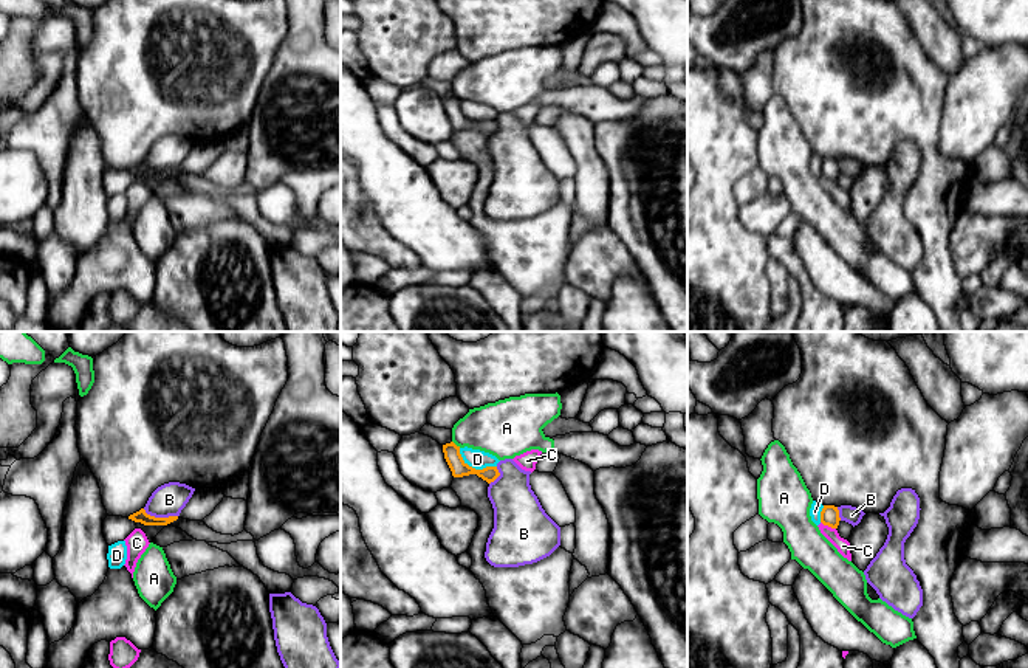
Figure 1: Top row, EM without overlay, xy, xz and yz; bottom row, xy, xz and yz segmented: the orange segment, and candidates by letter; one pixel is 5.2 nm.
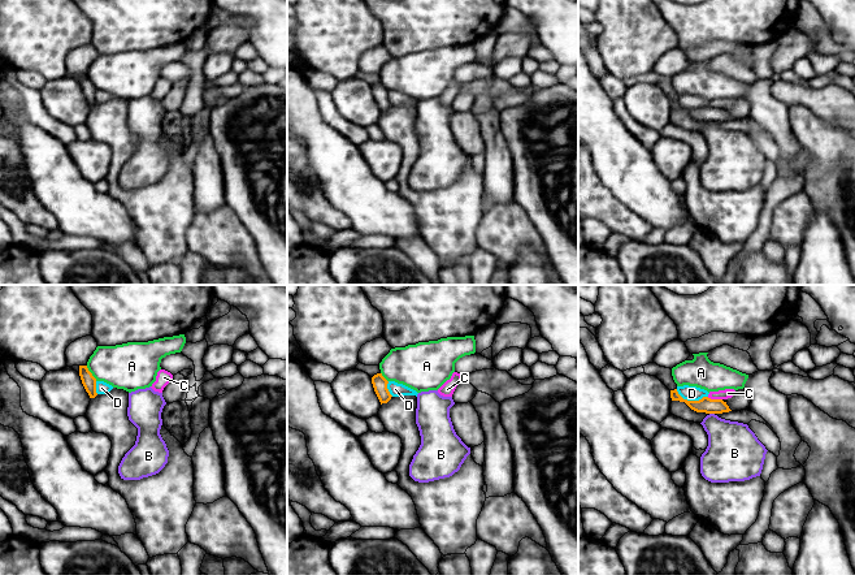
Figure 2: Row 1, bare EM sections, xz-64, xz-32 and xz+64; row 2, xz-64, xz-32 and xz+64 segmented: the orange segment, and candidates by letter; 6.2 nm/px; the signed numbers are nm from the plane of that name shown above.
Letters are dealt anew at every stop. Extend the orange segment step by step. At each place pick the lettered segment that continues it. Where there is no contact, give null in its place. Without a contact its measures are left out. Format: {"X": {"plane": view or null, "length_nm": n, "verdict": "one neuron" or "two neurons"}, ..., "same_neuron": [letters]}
{"A": {"plane": "xz", "length_nm": 60, "verdict": "two neurons"}, "B": {"plane": "xy", "length_nm": 190, "verdict": "two neurons"}, "C": {"plane": "yz", "length_nm": 90, "verdict": "two neurons"}, "D": {"plane": "xz", "length_nm": 220, "verdict": "two neurons"}, "same_neuron": []}

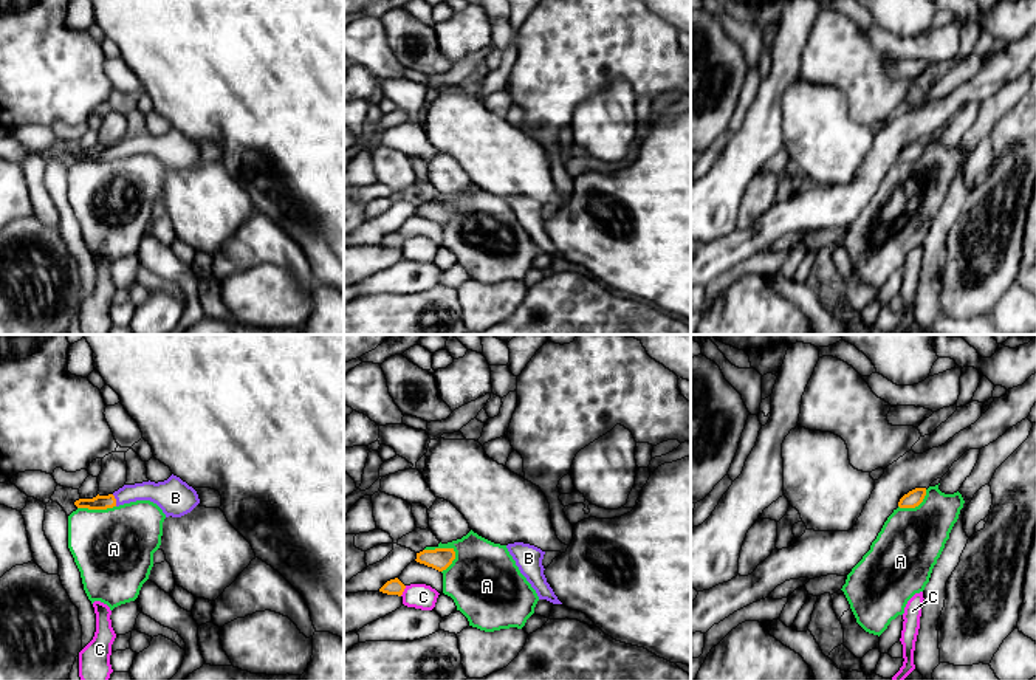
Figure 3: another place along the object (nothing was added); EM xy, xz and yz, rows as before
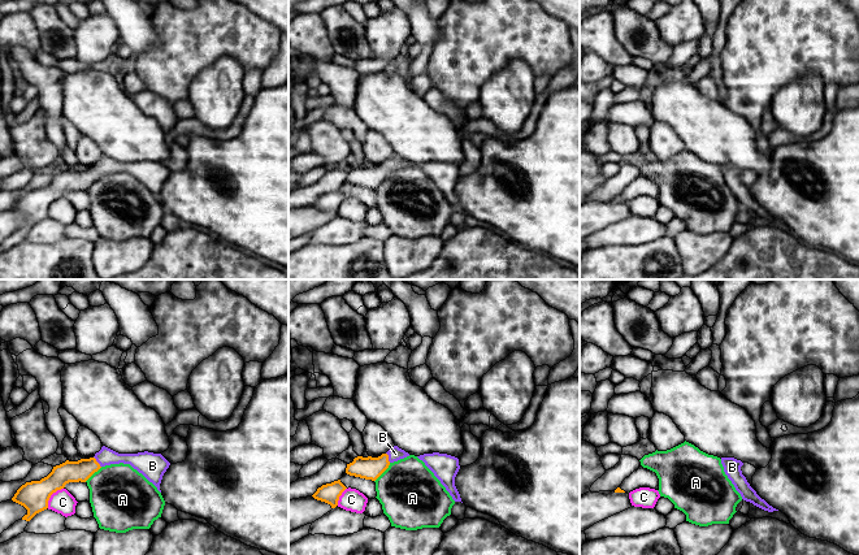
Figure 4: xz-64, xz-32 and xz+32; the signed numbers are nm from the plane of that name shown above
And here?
{"A": {"plane": "xz", "length_nm": 180, "verdict": "two neurons"}, "B": {"plane": "xy", "length_nm": 70, "verdict": "one neuron"}, "C": {"plane": "xz", "length_nm": 70, "verdict": "two neurons"}, "same_neuron": ["B"]}

